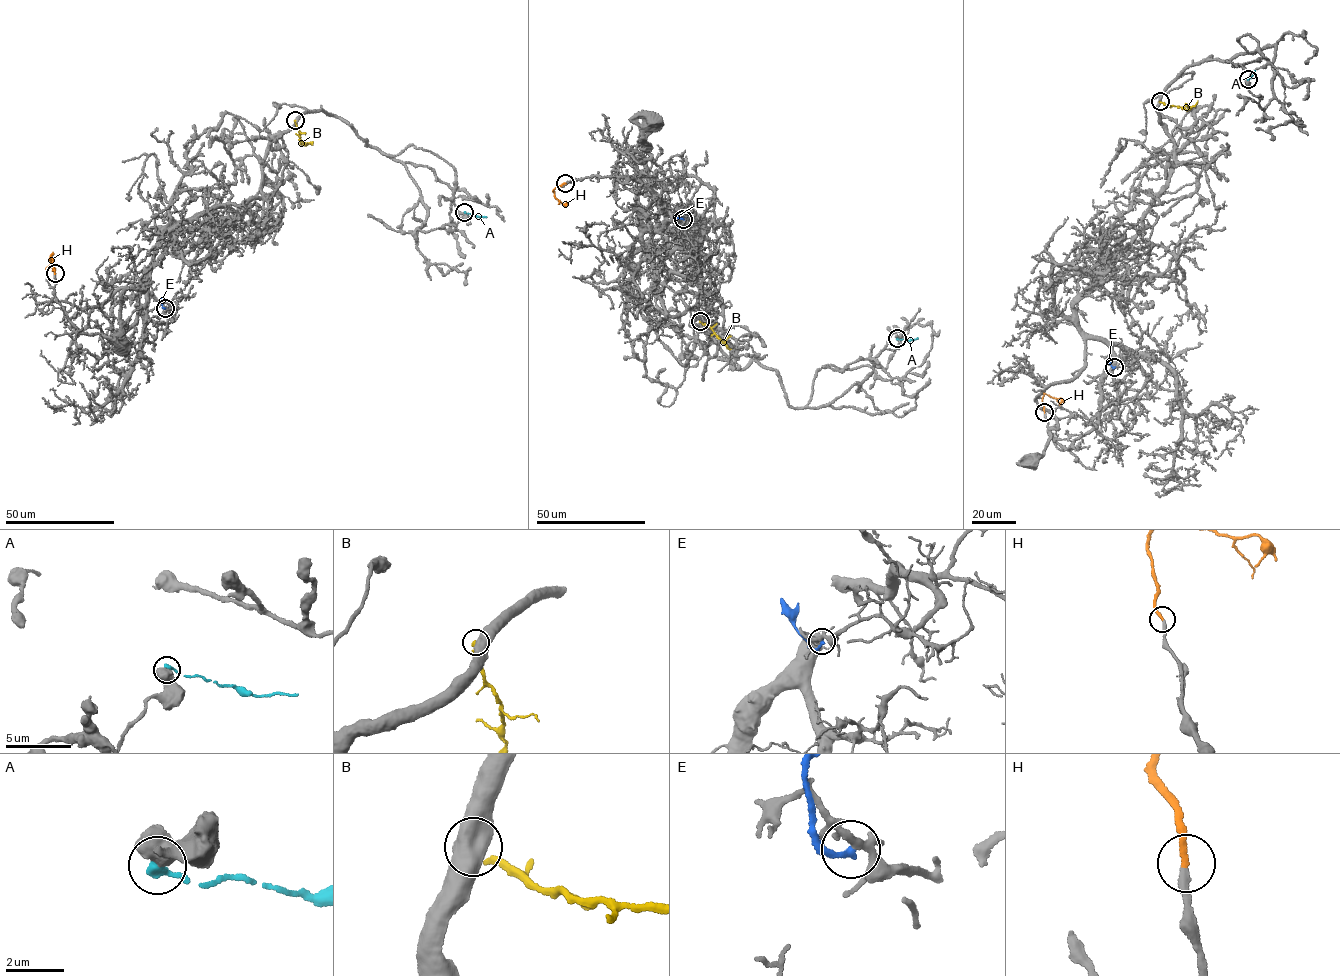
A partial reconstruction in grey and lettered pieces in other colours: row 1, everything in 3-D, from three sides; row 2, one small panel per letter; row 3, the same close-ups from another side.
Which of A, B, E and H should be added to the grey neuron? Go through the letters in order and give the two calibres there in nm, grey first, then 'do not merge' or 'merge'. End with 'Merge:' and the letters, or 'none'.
A: 500 nm thick on the grey side, 380 nm on the other; do not merge
B: 800 nm thick on the grey side, 240 nm on the other; do not merge
E: 240 nm thick on the grey side, 220 nm on the other; do not merge
H: 280 nm thick on the grey side, 240 nm on the other; merge
Merge: H

